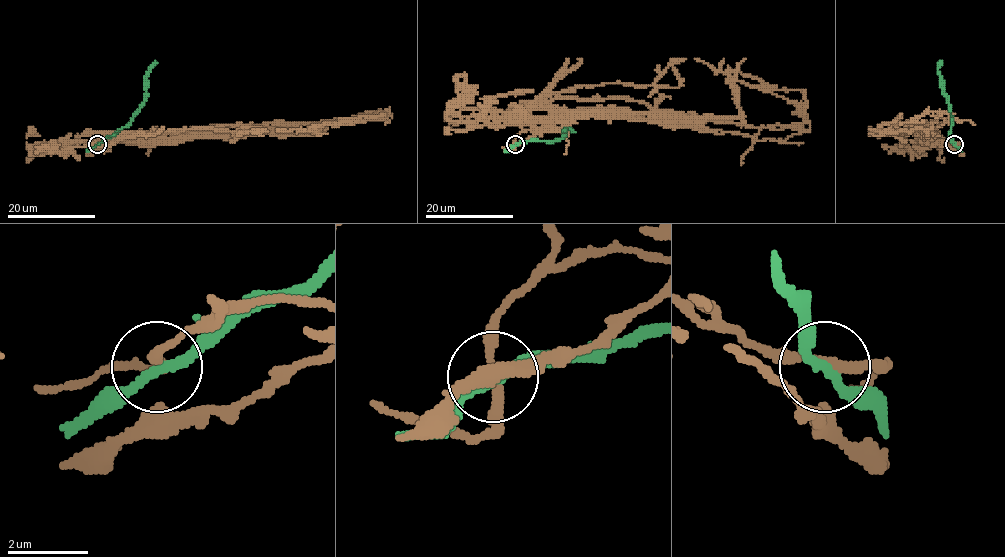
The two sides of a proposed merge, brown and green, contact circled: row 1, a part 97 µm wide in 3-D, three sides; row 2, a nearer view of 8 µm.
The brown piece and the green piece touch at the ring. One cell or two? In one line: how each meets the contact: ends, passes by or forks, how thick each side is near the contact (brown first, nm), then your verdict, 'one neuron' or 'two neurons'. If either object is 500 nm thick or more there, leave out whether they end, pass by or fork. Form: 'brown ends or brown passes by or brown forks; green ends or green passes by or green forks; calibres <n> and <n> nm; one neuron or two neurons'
brown forks; green passes by; calibres 170 and 240 nm; two neurons

